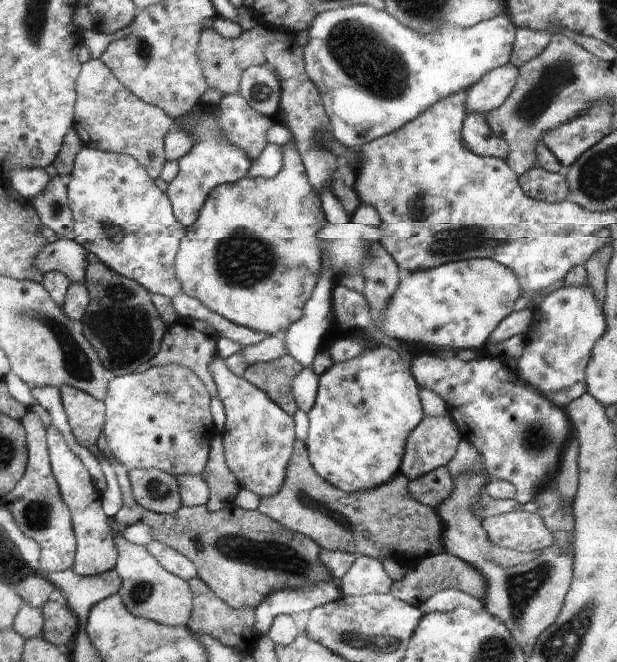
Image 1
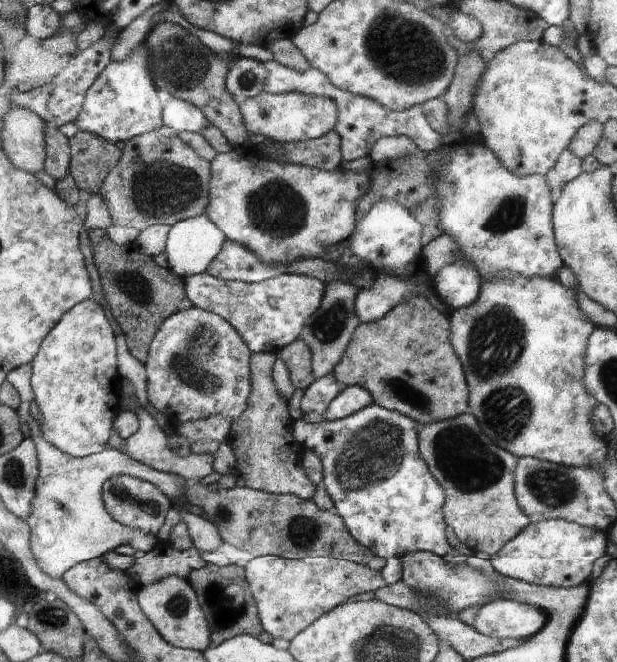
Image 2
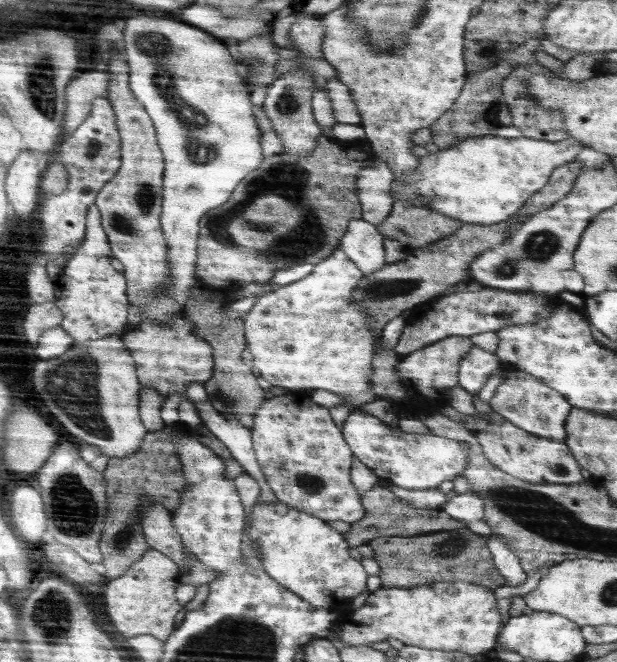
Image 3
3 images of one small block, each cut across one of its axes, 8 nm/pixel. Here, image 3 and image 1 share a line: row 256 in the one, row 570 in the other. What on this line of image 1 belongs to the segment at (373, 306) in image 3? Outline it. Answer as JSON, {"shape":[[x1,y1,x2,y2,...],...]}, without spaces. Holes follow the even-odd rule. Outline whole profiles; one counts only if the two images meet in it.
{"shape":[[442,552,429,557,421,557,408,564,408,570,400,580,393,581,392,595,412,606,419,607,434,593,456,589,471,594,474,598,483,600,487,591,485,578,471,564,462,559]]}

